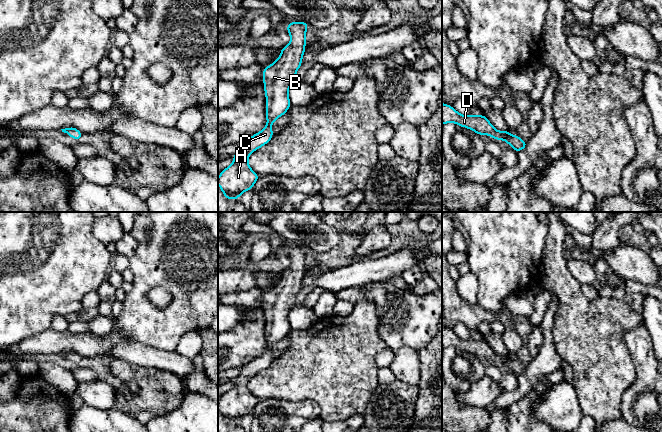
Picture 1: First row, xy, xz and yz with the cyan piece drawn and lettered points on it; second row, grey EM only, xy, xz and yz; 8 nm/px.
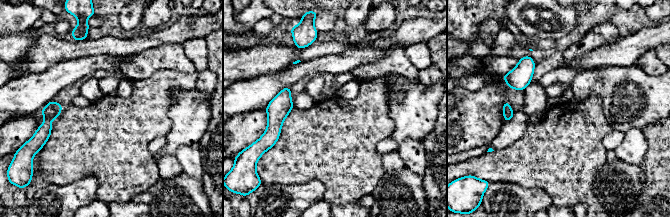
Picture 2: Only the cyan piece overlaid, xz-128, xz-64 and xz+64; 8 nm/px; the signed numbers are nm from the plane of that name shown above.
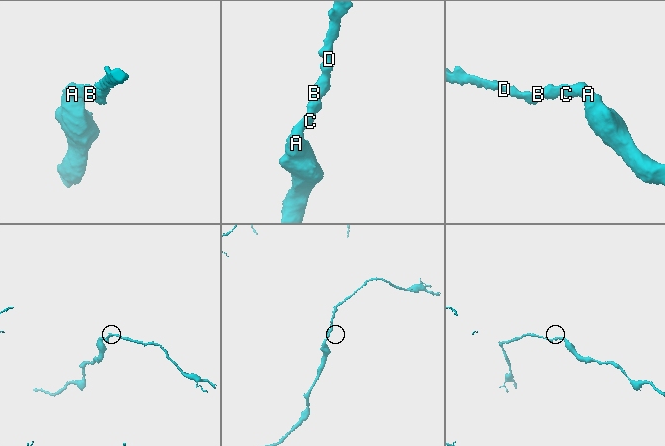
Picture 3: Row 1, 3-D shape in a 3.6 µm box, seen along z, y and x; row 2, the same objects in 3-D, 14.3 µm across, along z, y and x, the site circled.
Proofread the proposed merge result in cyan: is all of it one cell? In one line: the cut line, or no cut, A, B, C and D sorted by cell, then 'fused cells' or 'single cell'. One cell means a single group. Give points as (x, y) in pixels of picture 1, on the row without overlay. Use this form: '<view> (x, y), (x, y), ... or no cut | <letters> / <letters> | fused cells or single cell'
no cut | A B C D | single cell

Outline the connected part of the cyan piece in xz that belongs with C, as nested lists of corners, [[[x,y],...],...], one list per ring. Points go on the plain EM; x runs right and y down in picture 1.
[[[291,246],[286,249],[287,255],[290,258],[291,265],[288,269],[281,273],[281,278],[278,283],[271,289],[264,291],[263,293],[263,306],[264,315],[266,319],[266,342],[267,348],[264,353],[254,358],[249,363],[241,367],[240,373],[233,379],[234,385],[232,388],[221,395],[218,402],[218,409],[224,417],[227,424],[233,422],[235,425],[239,423],[239,420],[248,414],[253,413],[253,409],[260,401],[255,397],[248,389],[249,379],[264,370],[271,365],[273,361],[272,347],[282,339],[284,339],[291,330],[288,314],[290,310],[295,306],[297,294],[302,288],[302,281],[305,276],[306,253],[310,248],[307,246]]]

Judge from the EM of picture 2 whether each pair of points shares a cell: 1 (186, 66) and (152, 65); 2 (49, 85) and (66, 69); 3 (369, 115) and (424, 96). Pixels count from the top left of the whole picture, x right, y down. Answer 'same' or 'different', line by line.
1: same
2: same
3: different

